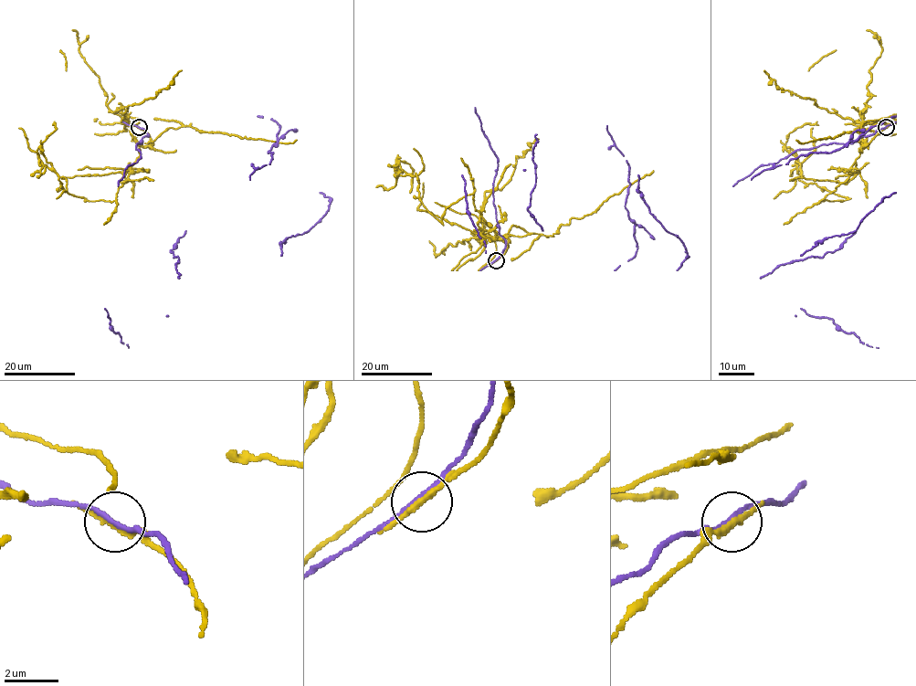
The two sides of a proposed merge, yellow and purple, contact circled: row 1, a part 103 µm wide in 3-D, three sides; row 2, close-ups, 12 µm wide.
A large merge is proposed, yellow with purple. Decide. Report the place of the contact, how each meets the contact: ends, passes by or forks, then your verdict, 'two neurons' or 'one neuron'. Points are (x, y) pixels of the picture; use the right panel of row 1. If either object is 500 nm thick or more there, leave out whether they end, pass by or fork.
at (886, 127); yellow passes by; purple passes by; two neurons

